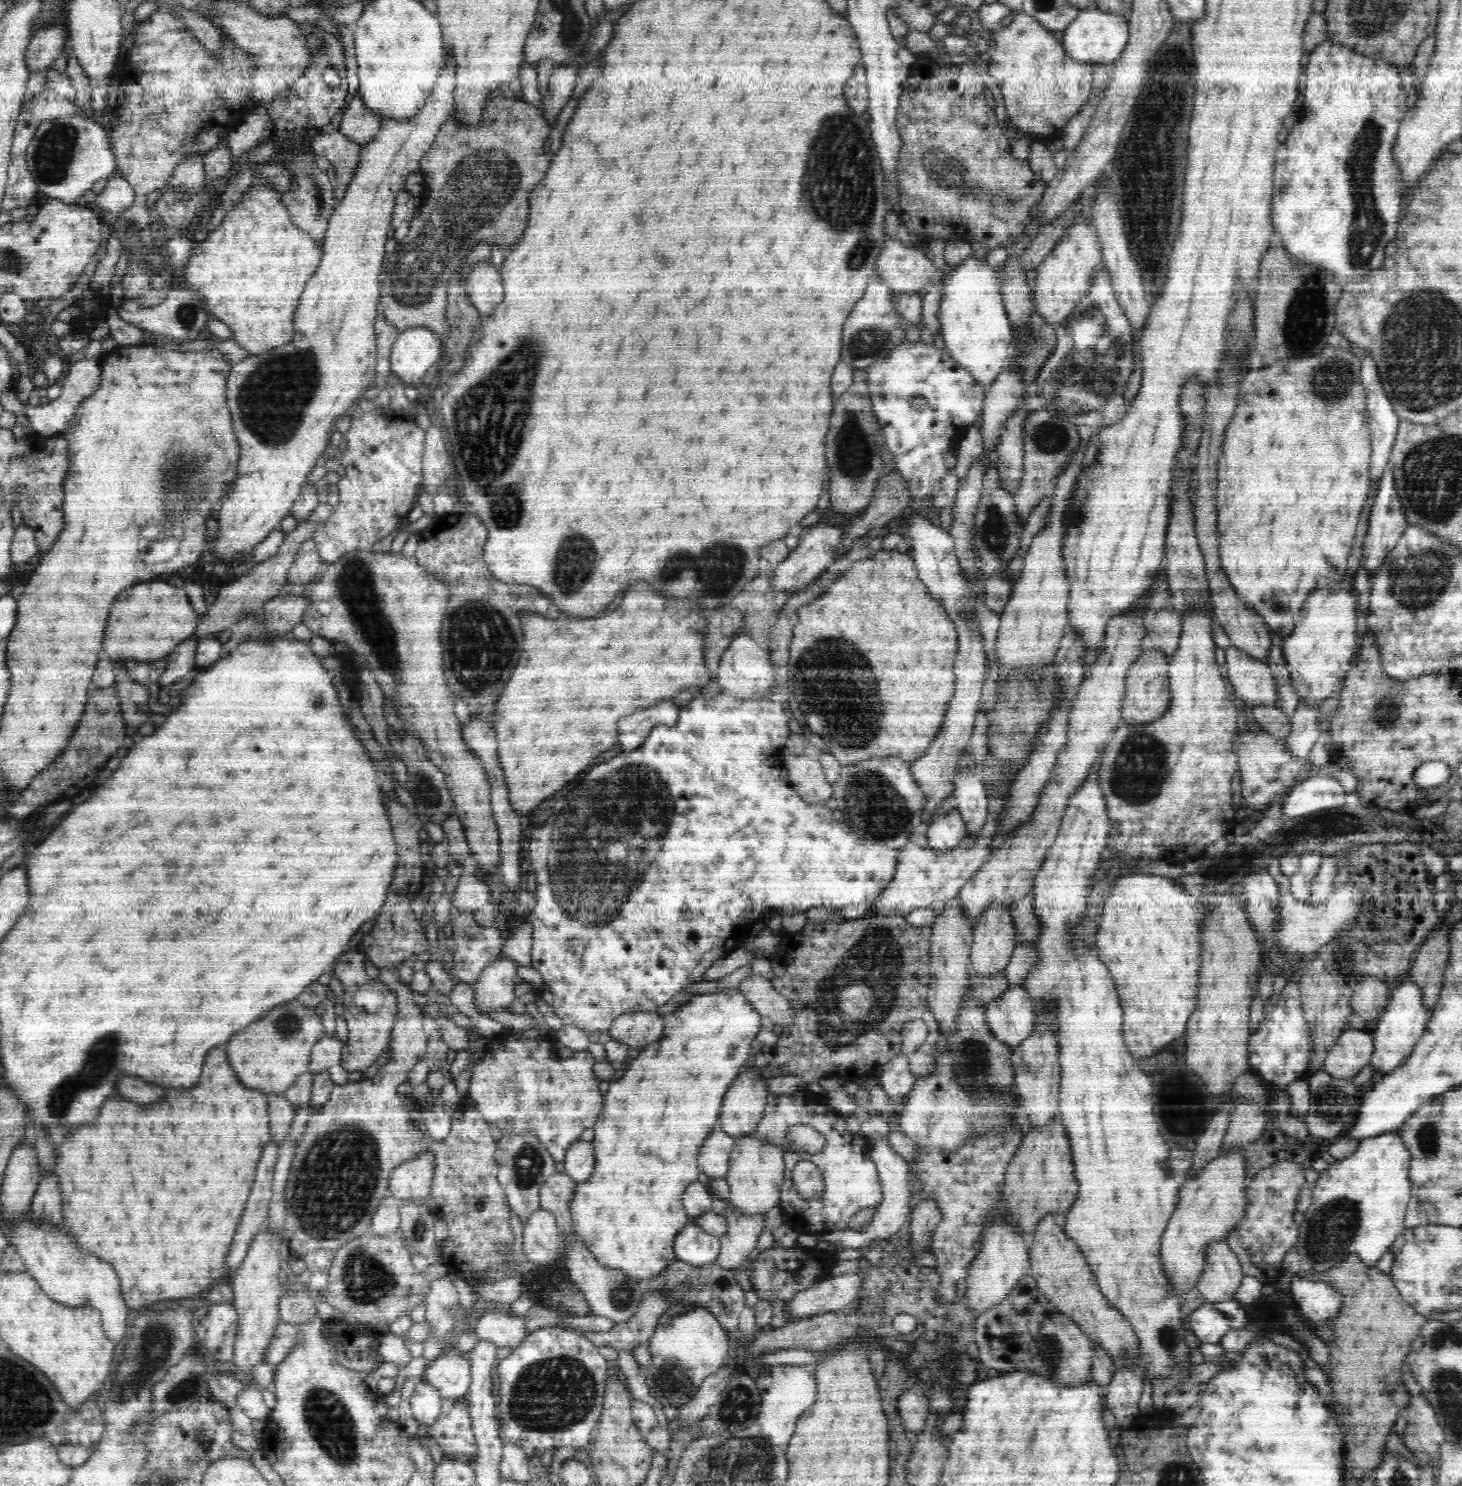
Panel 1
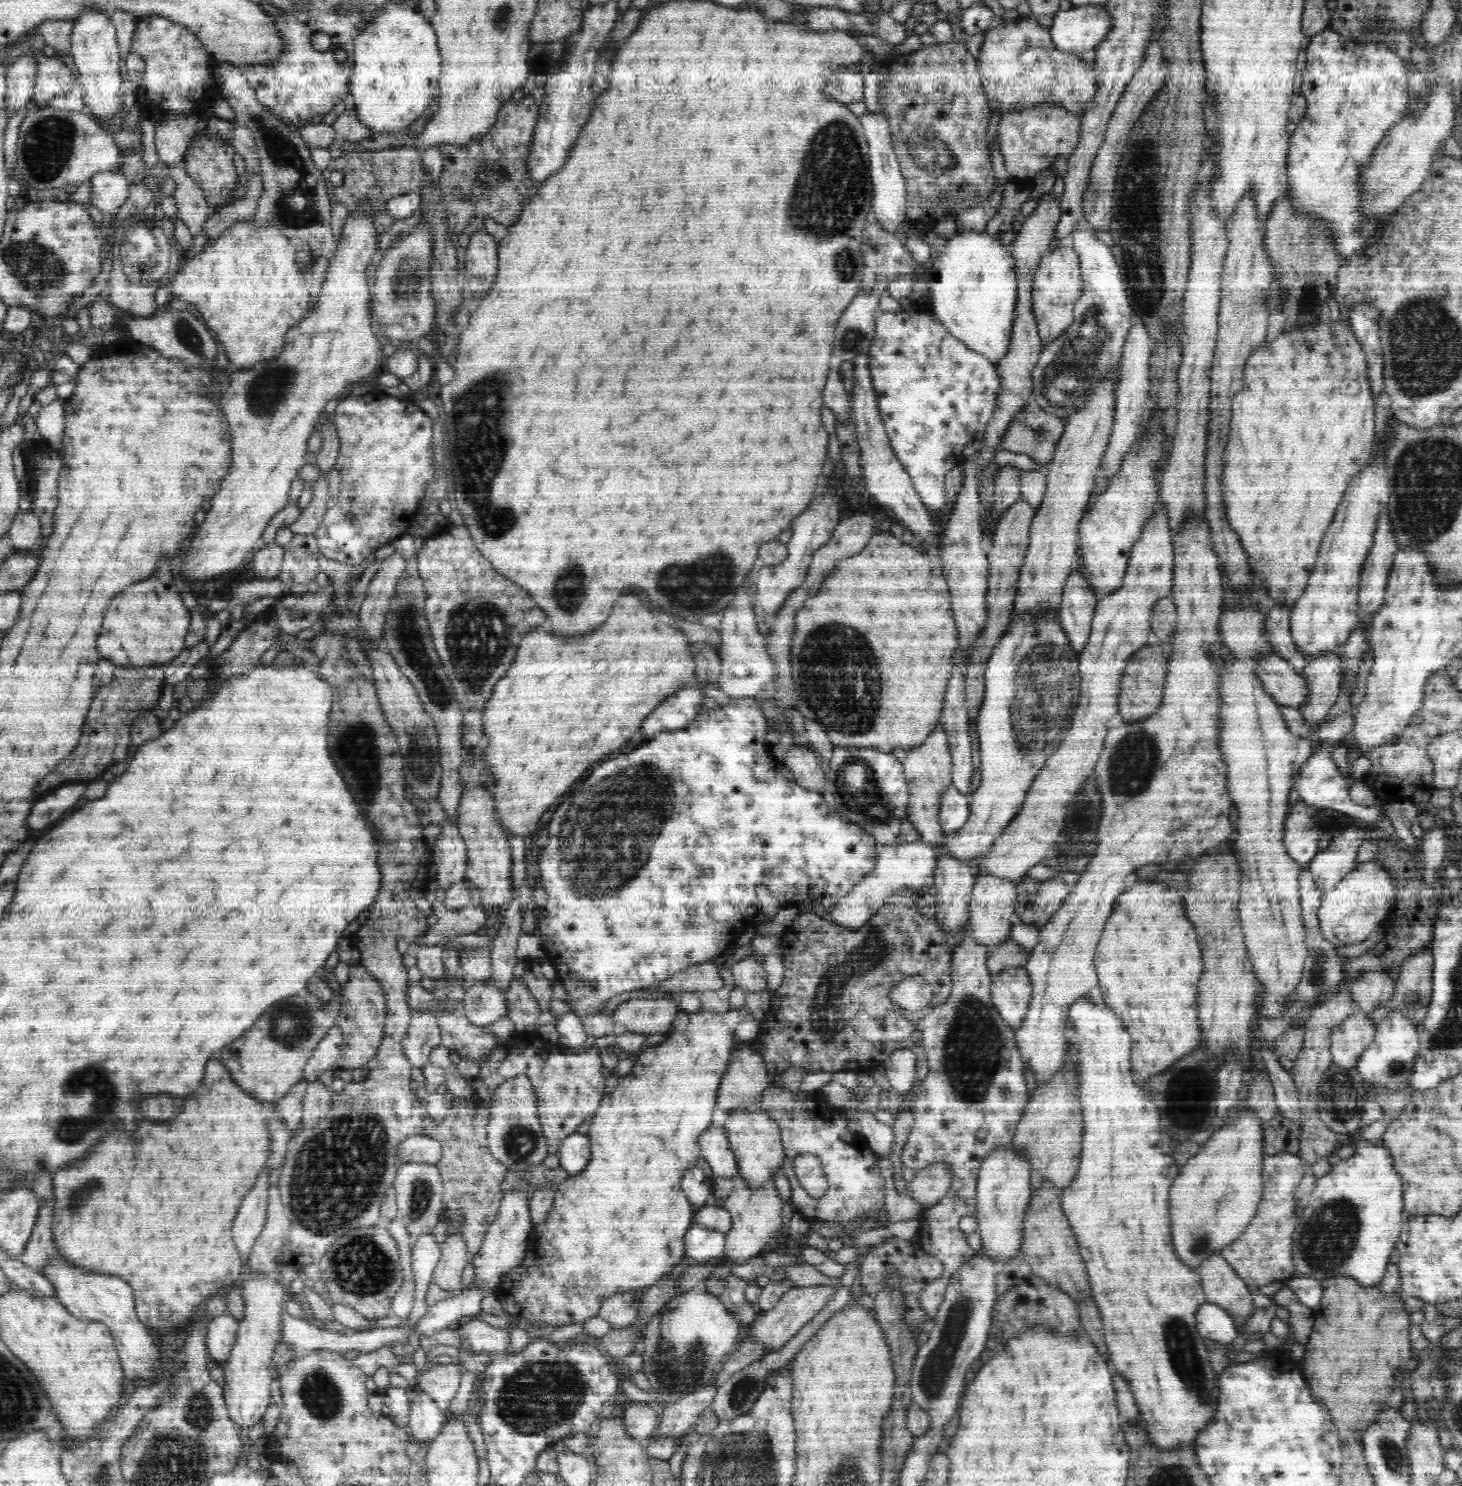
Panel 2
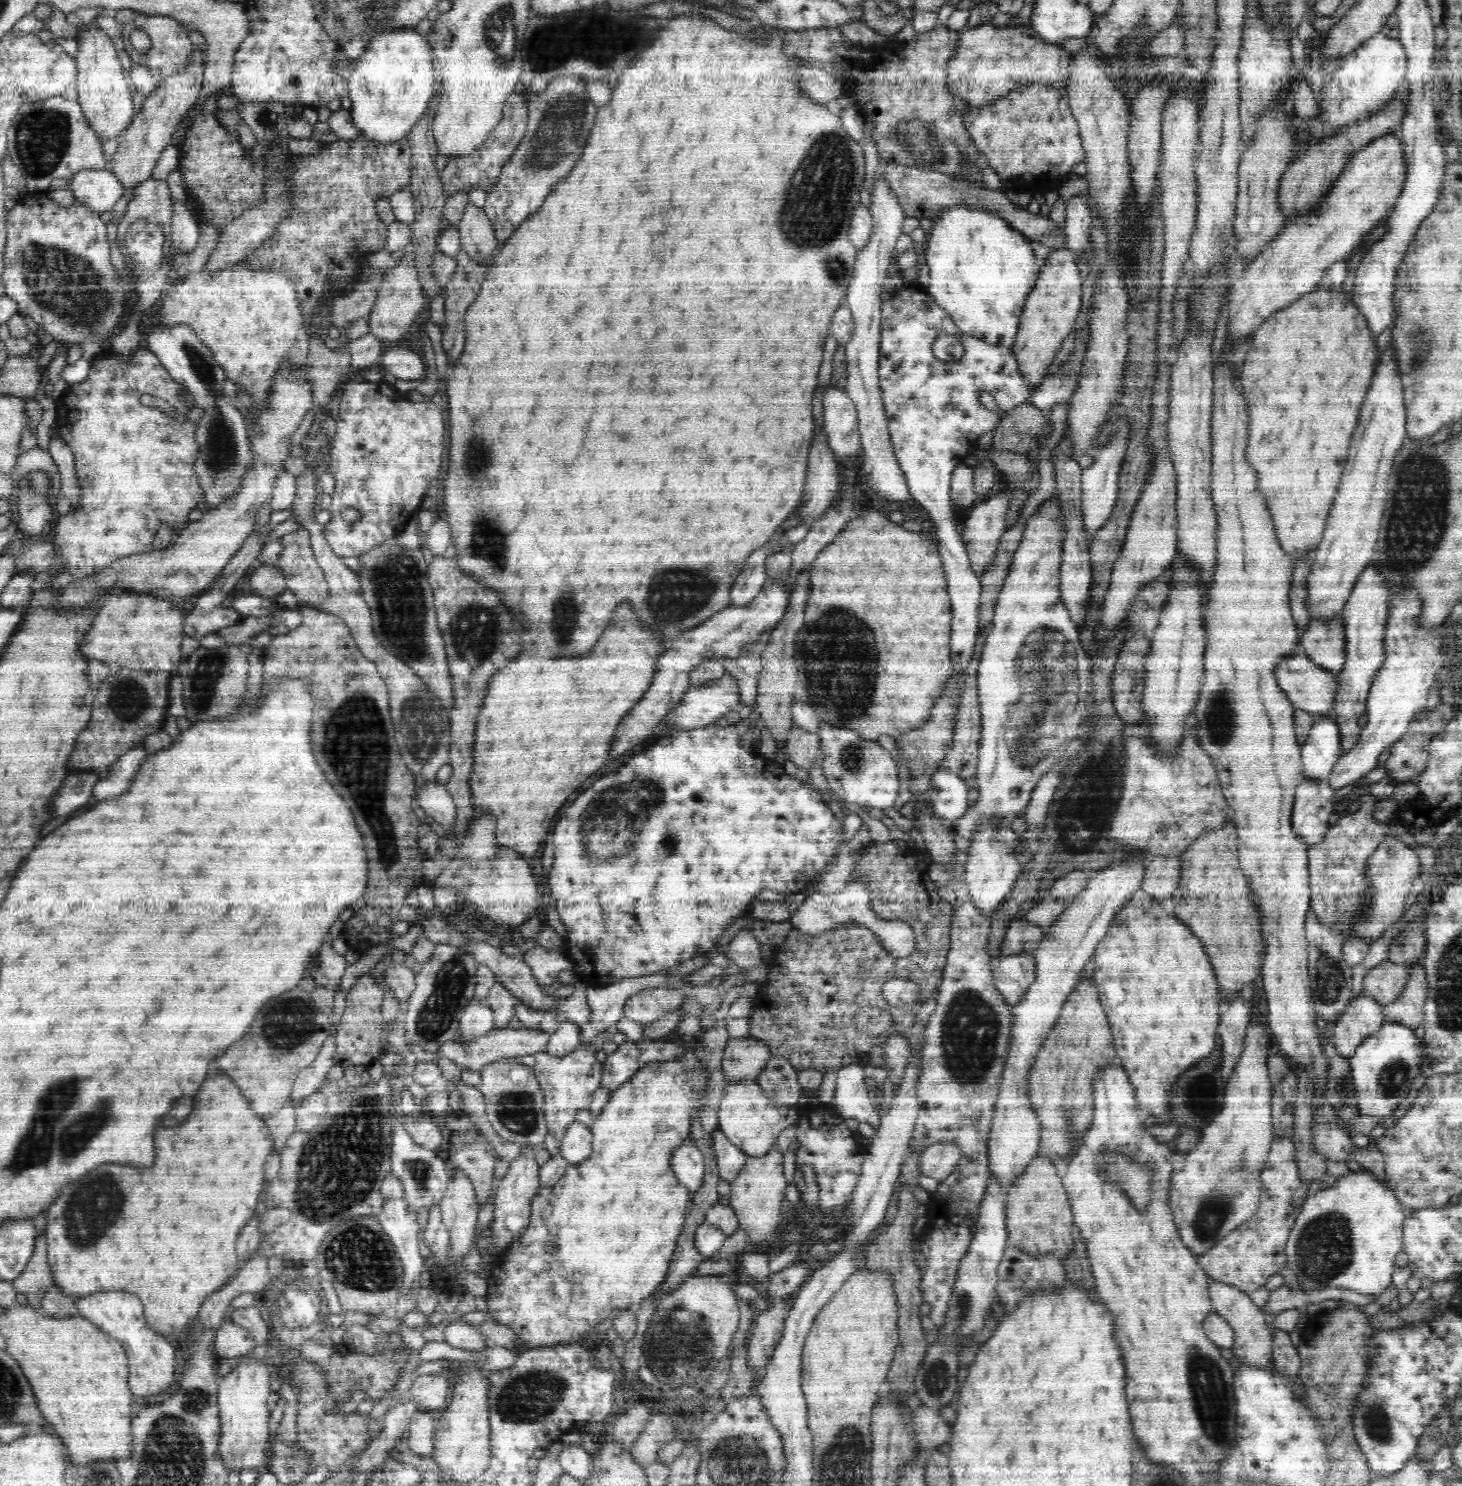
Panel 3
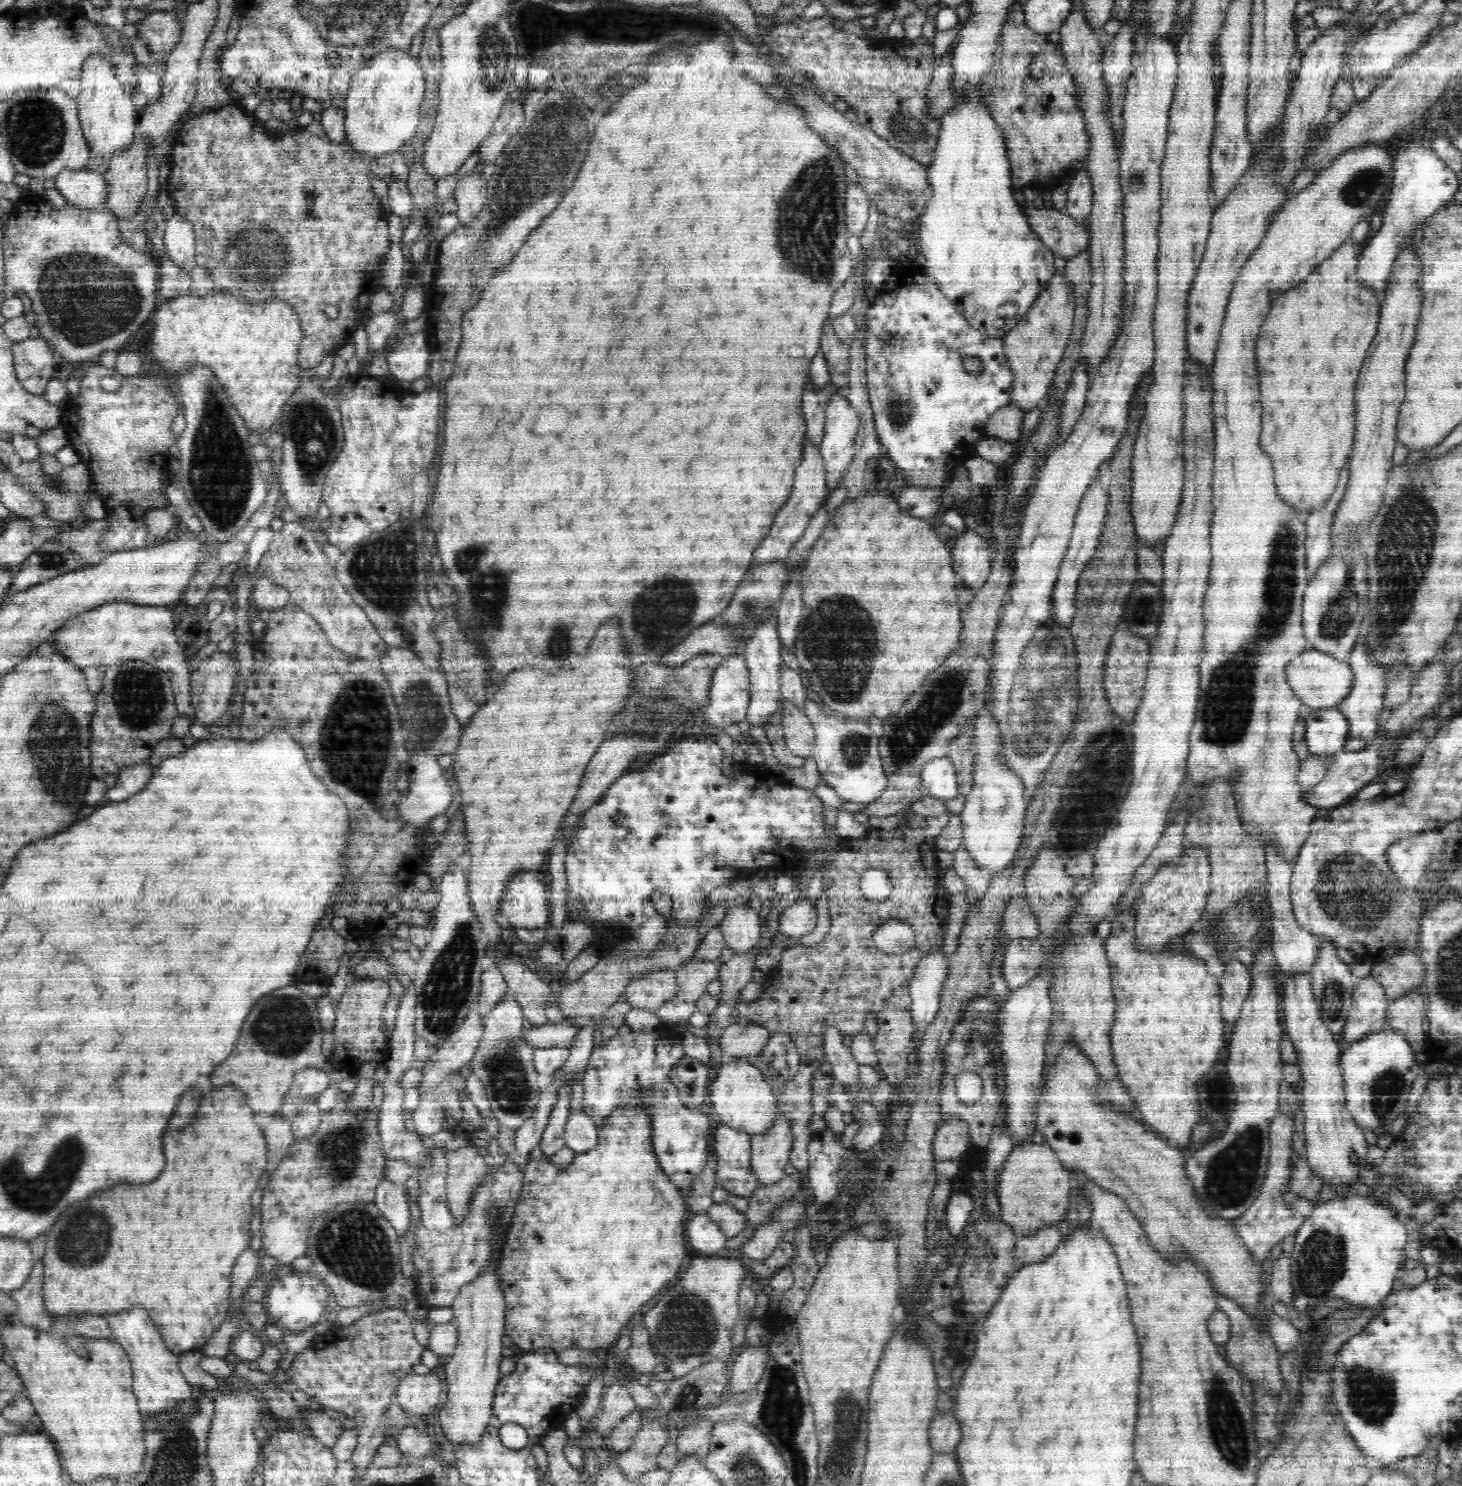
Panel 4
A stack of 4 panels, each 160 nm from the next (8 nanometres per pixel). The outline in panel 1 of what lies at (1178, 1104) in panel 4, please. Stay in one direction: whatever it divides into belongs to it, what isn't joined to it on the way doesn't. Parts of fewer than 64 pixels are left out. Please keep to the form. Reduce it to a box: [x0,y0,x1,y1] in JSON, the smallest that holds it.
[1097,874,1201,1058]

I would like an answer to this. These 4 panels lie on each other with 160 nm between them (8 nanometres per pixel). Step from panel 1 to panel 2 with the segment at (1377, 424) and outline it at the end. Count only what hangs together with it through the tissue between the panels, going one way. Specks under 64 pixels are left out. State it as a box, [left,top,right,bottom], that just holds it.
[1350,303,1384,398]

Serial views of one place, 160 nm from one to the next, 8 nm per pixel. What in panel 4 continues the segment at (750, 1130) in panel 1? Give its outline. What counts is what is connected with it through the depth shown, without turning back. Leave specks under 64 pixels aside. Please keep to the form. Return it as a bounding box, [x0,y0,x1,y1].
[719,1021,771,1060]

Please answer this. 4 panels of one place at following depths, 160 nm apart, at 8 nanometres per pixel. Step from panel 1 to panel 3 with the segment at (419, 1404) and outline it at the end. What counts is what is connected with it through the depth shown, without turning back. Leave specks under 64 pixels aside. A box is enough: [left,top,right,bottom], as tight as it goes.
[403,1409,435,1456]

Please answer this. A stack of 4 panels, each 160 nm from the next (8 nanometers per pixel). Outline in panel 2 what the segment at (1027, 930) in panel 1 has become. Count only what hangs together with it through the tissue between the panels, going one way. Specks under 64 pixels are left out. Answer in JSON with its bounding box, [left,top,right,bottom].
[1014,878,1070,931]

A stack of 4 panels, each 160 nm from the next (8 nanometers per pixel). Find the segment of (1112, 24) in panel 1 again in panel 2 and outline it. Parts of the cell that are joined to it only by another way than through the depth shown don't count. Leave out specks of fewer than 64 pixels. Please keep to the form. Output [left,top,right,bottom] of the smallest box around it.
[1048,5,1110,55]

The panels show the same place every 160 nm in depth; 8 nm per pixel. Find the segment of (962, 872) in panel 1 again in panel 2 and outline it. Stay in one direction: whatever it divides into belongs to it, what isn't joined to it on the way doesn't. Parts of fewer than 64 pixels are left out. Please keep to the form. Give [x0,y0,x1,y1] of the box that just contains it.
[829,622,1081,930]

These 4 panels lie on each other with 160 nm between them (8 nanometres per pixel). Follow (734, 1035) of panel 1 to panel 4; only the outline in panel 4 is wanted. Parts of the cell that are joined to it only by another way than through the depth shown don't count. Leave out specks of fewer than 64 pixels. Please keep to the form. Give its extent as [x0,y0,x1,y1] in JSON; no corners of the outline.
[501,1104,691,1352]

